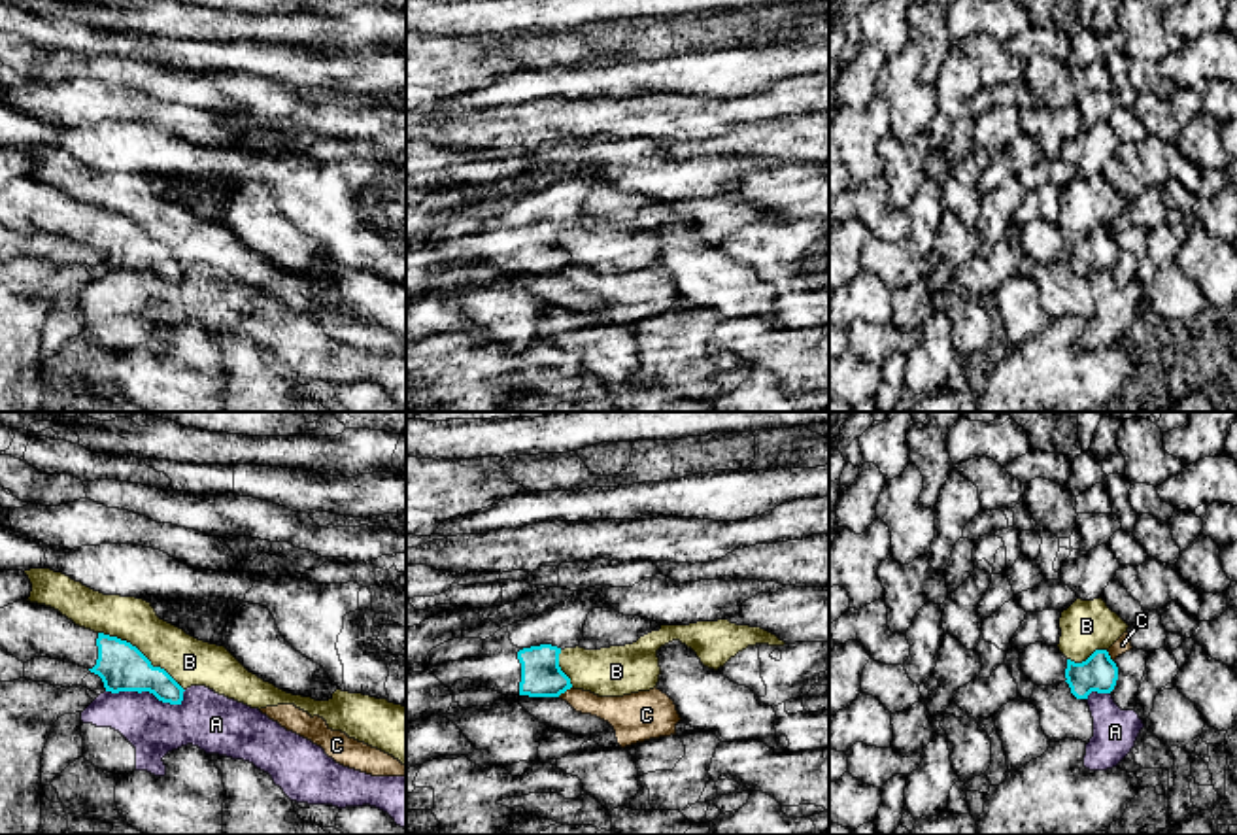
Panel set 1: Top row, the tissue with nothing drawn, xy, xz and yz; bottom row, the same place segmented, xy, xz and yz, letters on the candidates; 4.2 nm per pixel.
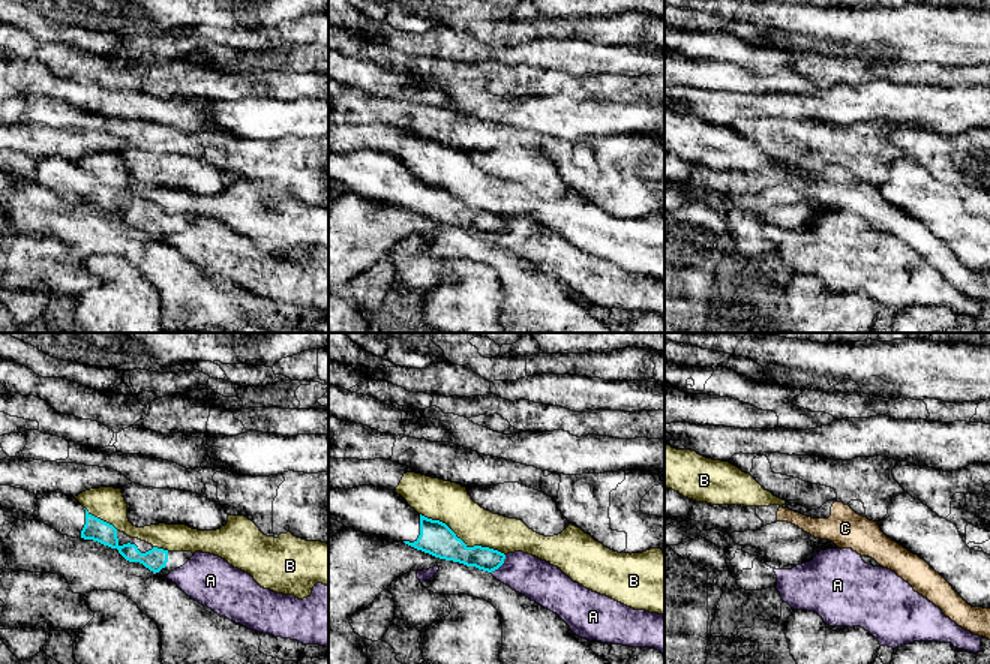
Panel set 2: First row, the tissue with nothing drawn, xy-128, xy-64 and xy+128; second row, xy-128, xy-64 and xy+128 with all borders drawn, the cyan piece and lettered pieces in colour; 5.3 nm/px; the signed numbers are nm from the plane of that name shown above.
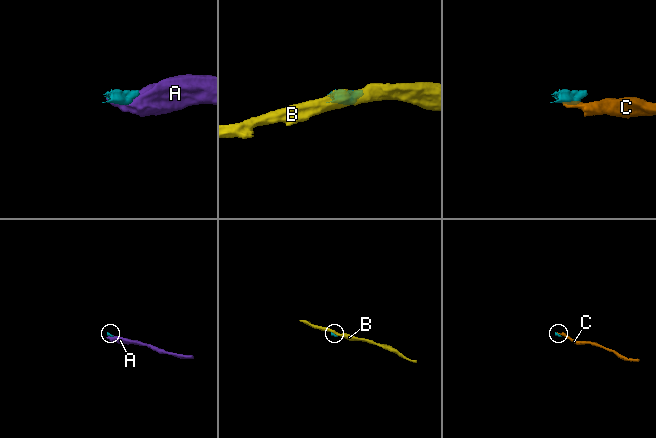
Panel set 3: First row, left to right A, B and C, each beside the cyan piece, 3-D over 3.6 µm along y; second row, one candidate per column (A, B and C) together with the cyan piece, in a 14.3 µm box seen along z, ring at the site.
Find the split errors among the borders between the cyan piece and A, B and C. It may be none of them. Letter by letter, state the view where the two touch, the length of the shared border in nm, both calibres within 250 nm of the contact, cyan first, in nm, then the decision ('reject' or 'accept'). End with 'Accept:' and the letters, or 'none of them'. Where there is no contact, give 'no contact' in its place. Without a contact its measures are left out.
A: xy | 340 nm | 200/240 nm | reject
B: xy | 440 nm | 200/200 nm | reject
C: xz | 80 nm | 180/130 nm | reject
Accept: none of them

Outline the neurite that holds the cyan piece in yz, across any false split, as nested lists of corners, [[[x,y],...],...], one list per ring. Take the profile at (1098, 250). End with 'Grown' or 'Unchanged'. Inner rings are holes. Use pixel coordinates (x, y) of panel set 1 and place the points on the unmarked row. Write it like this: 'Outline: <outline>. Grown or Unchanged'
Outline: [[[1095,227],[1086,238],[1067,236],[1065,259],[1076,276],[1088,276],[1092,268],[1110,270],[1118,257],[1118,244],[1107,227]]]. Unchanged

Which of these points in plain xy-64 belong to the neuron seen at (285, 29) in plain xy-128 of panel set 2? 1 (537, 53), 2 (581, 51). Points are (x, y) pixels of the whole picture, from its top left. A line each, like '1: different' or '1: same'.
1: different
2: different

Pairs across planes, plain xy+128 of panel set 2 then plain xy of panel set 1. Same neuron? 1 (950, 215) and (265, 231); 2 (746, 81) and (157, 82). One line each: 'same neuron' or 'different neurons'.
1: same neuron
2: different neurons

